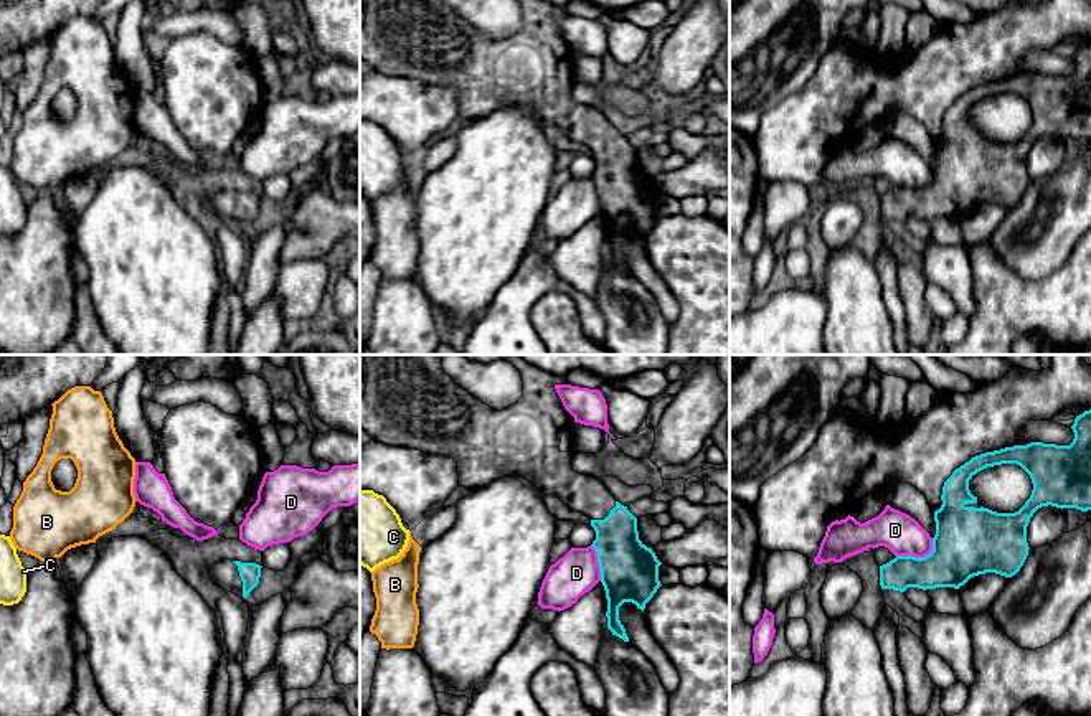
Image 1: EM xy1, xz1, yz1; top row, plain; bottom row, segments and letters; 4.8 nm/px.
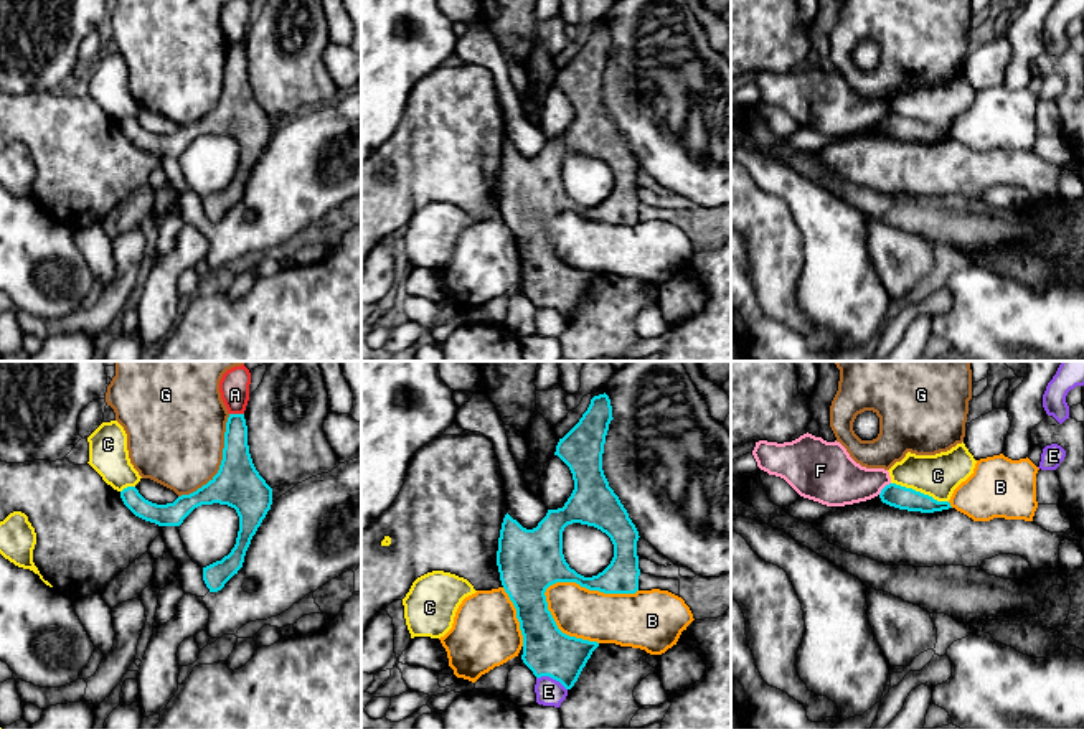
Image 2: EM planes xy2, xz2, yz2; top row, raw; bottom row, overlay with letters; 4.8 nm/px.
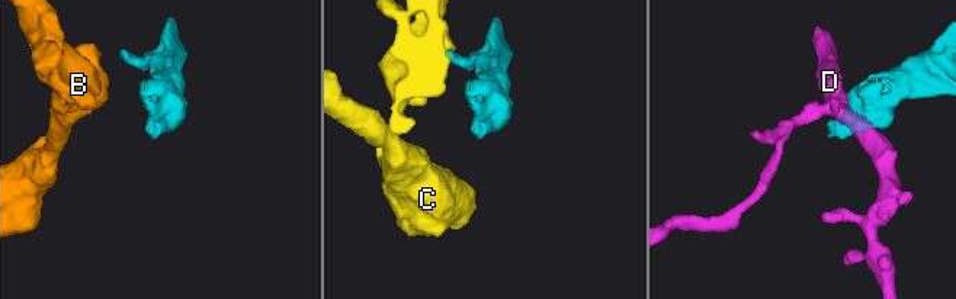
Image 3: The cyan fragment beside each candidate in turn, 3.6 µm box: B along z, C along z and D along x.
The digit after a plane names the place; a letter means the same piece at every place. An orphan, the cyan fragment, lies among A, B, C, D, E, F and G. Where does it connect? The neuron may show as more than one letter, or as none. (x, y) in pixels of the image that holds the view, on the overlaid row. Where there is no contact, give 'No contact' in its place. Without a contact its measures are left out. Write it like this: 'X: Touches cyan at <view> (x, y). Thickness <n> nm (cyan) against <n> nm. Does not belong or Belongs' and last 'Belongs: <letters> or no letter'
A: Touches cyan at xy2 (236, 414). Thickness 160 nm (cyan) against 140 nm. Does not belong
B: Touches cyan at xz2 (589, 589). Thickness 200 nm (cyan) against 260 nm. Does not belong
C: Touches cyan at yz2 (919, 492). Thickness 110 nm (cyan) against 220 nm. Does not belong
D: Touches cyan at yz1 (920, 558). Thickness 320 nm (cyan) against 190 nm. Does not belong
E: Touches cyan at xz2 (551, 677). Thickness 240 nm (cyan) against 130 nm. Does not belong
F: Touches cyan at yz2 (883, 489). Thickness 110 nm (cyan) against 260 nm. Does not belong
G: Touches cyan at xy2 (221, 462). Thickness 220 nm (cyan) against 460 nm. Does not belong
Belongs: no letter

